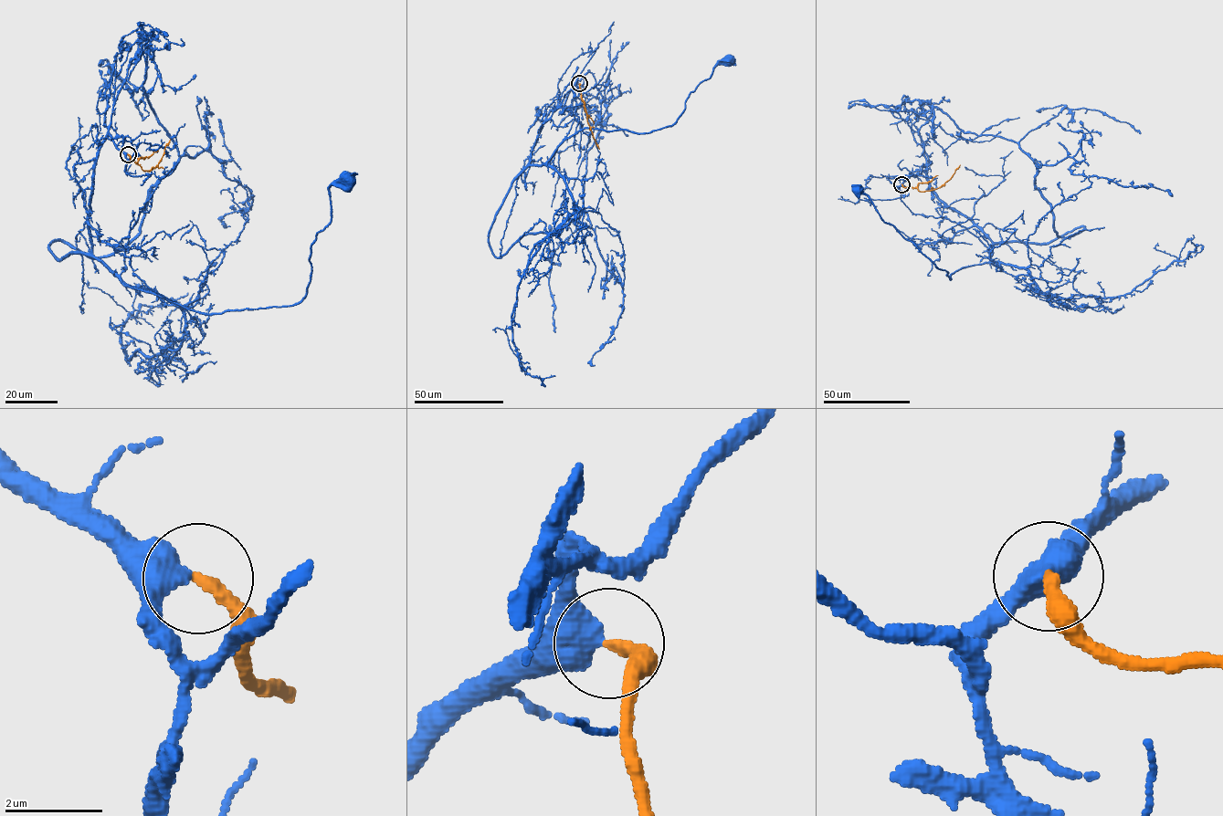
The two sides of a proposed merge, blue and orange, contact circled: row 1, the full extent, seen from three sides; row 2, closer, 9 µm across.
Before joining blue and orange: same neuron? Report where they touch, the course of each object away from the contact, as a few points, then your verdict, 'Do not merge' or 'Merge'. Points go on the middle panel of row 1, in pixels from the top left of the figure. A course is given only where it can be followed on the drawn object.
Place: (579, 83). Course of blue: (578, 83), (547, 115), (529, 164), (544, 164), (585, 129), (648, 132), (669, 126), (689, 94), (730, 61). Course of orange: (579, 83), (586, 118), (599, 149). Merge

